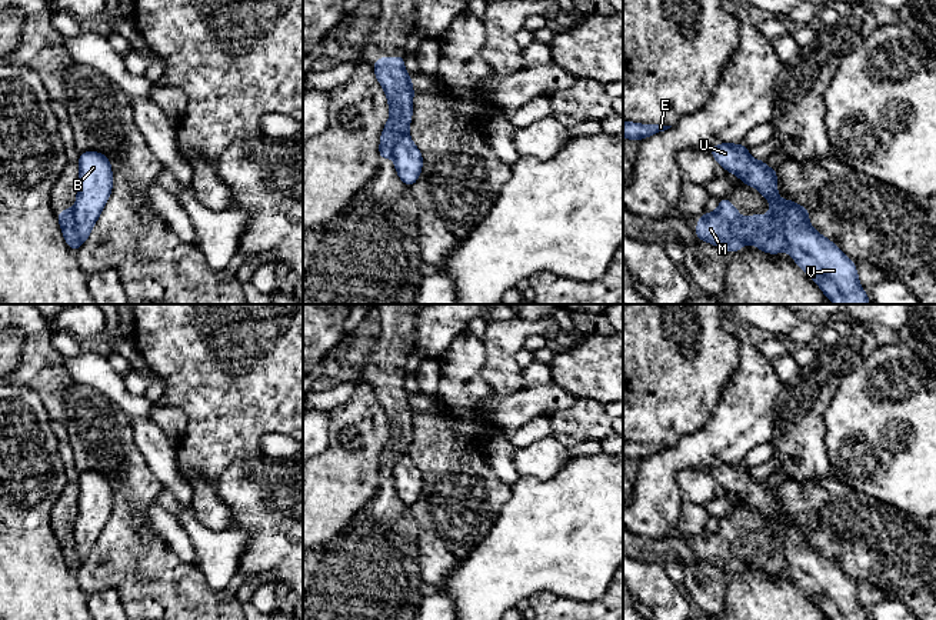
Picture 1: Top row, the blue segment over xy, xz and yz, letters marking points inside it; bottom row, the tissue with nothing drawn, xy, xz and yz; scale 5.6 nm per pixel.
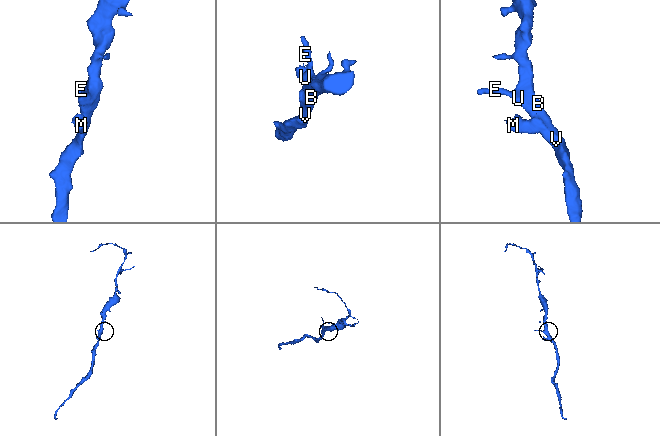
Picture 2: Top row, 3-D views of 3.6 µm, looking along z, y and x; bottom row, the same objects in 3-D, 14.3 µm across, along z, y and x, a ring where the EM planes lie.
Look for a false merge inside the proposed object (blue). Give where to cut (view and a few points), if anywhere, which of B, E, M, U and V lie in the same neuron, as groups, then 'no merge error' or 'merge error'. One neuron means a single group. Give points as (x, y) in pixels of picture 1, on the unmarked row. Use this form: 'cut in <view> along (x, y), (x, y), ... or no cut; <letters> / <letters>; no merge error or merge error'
cut in yz along (770, 532), (779, 543), (786, 569); B E U V / M; merge error

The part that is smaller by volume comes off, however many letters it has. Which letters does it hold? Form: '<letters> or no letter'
M

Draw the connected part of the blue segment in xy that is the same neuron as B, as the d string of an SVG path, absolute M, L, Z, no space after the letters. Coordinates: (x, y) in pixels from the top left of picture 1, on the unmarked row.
M83 471L79 477L77 520L74 540L77 557L86 561L104 529L111 509L113 494L110 480L99 471Z

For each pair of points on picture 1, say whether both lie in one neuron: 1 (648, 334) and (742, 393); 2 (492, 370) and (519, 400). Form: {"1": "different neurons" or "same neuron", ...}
{"1": "different neurons", "2": "different neurons"}

